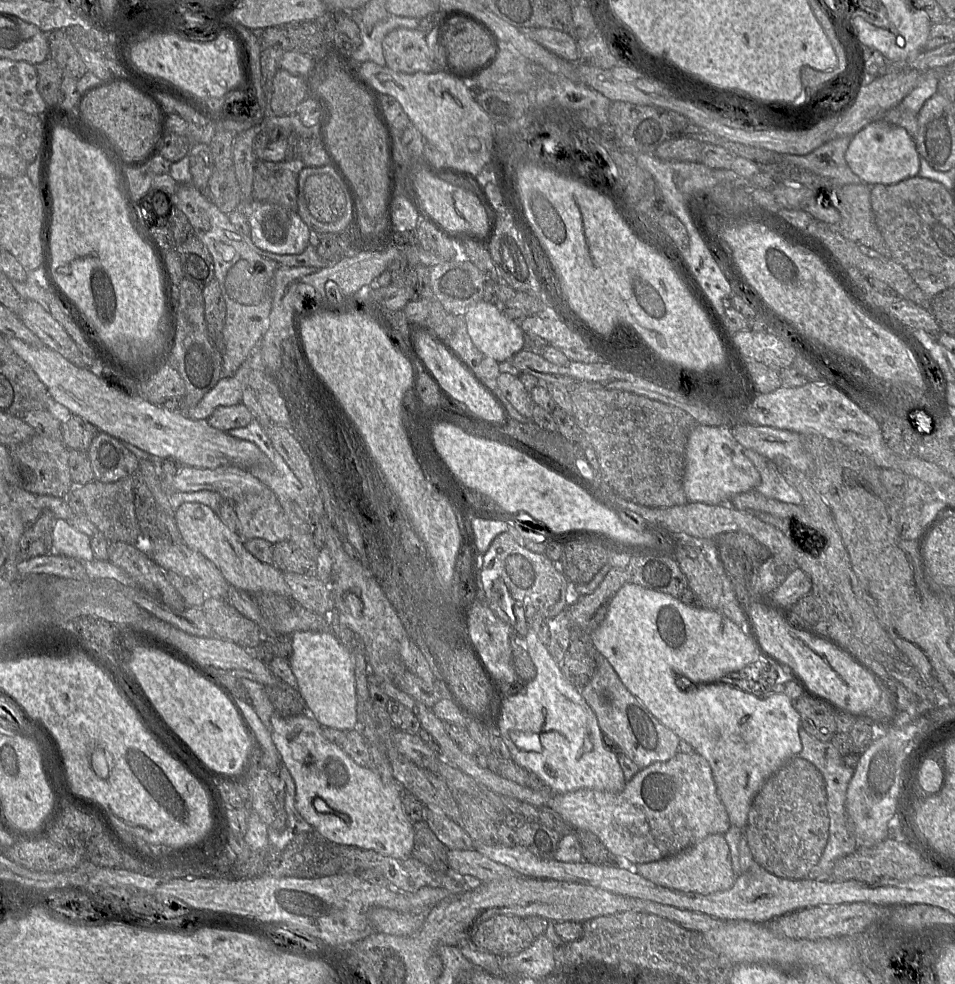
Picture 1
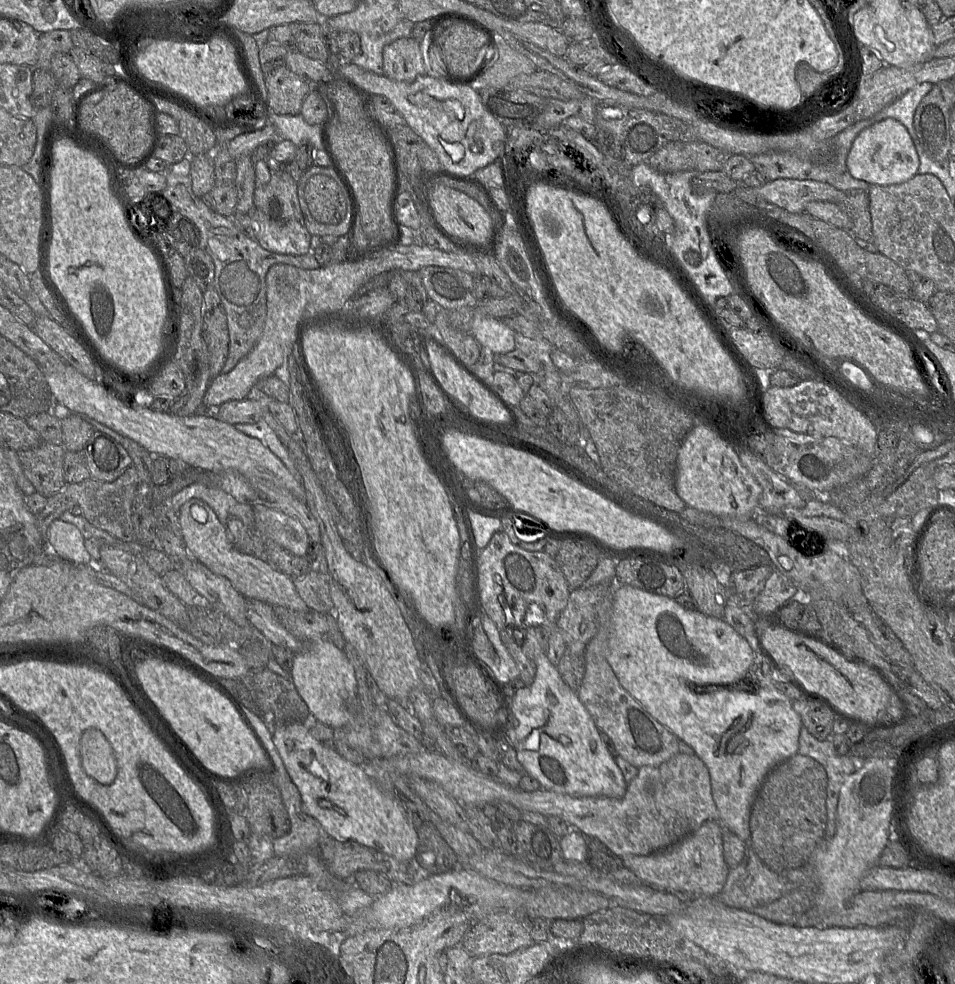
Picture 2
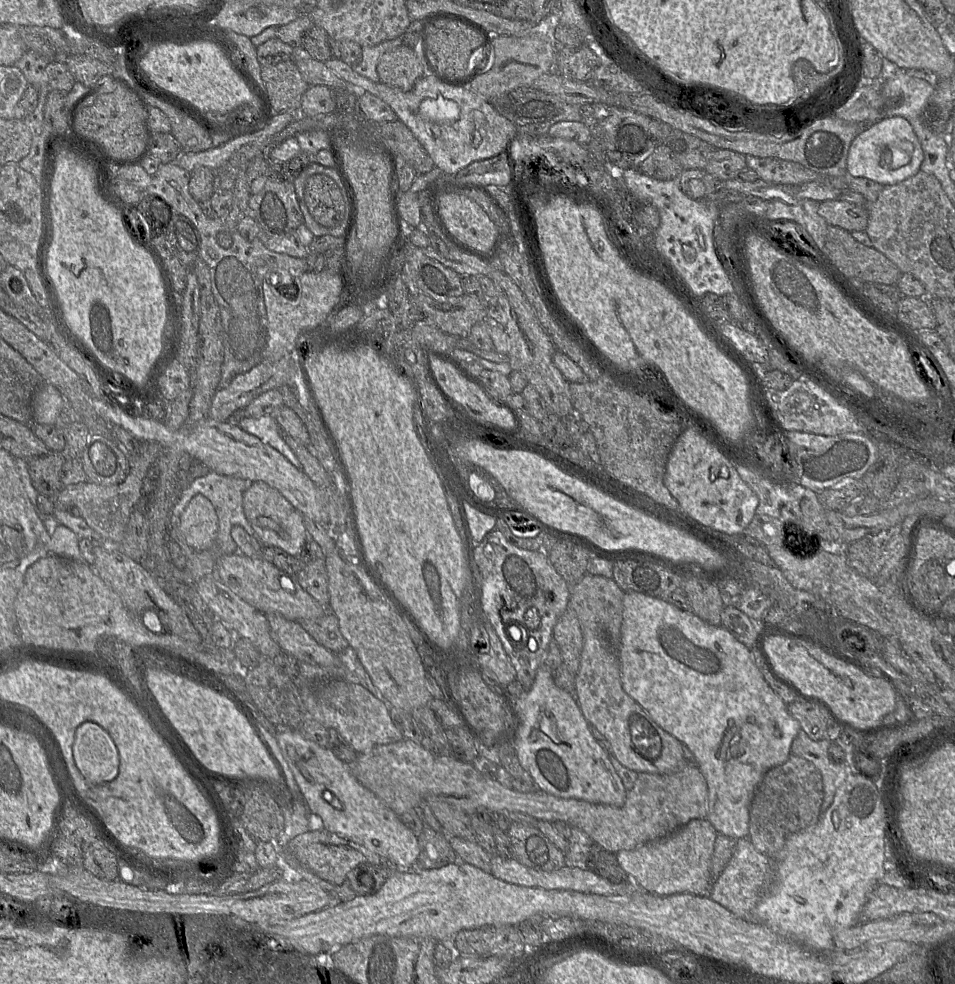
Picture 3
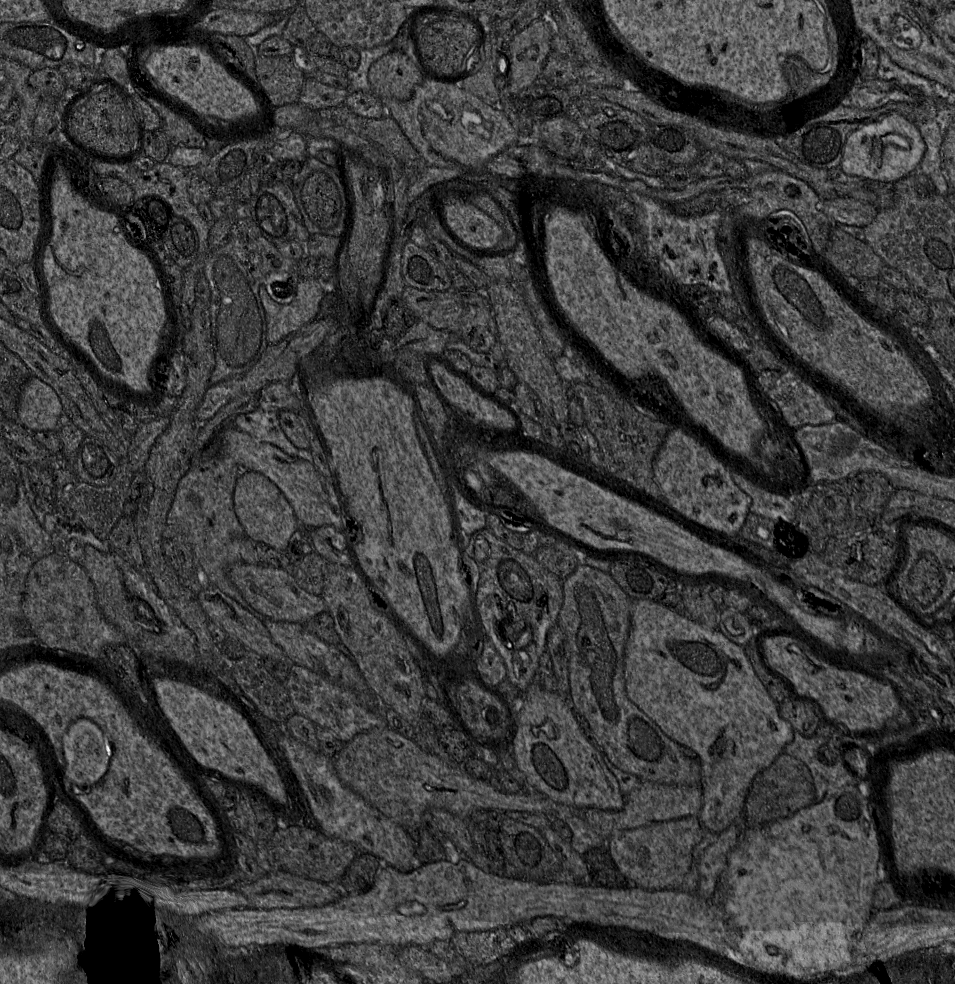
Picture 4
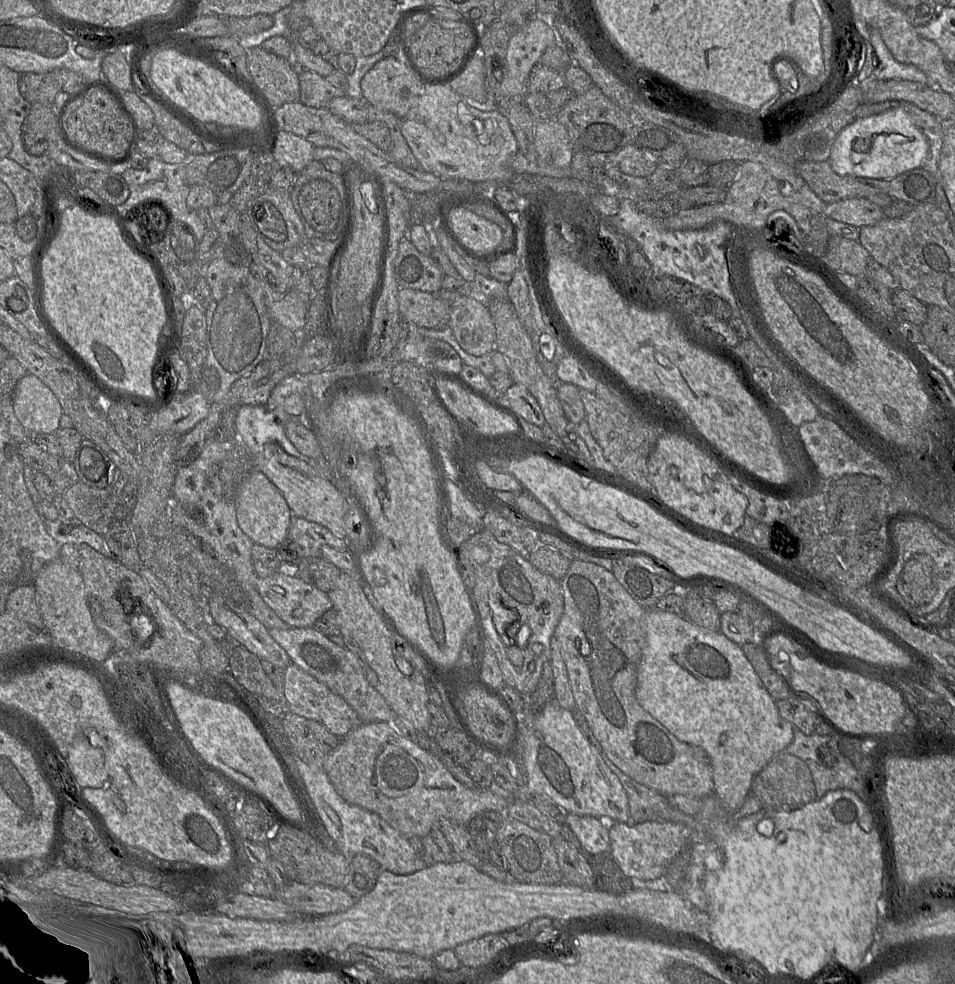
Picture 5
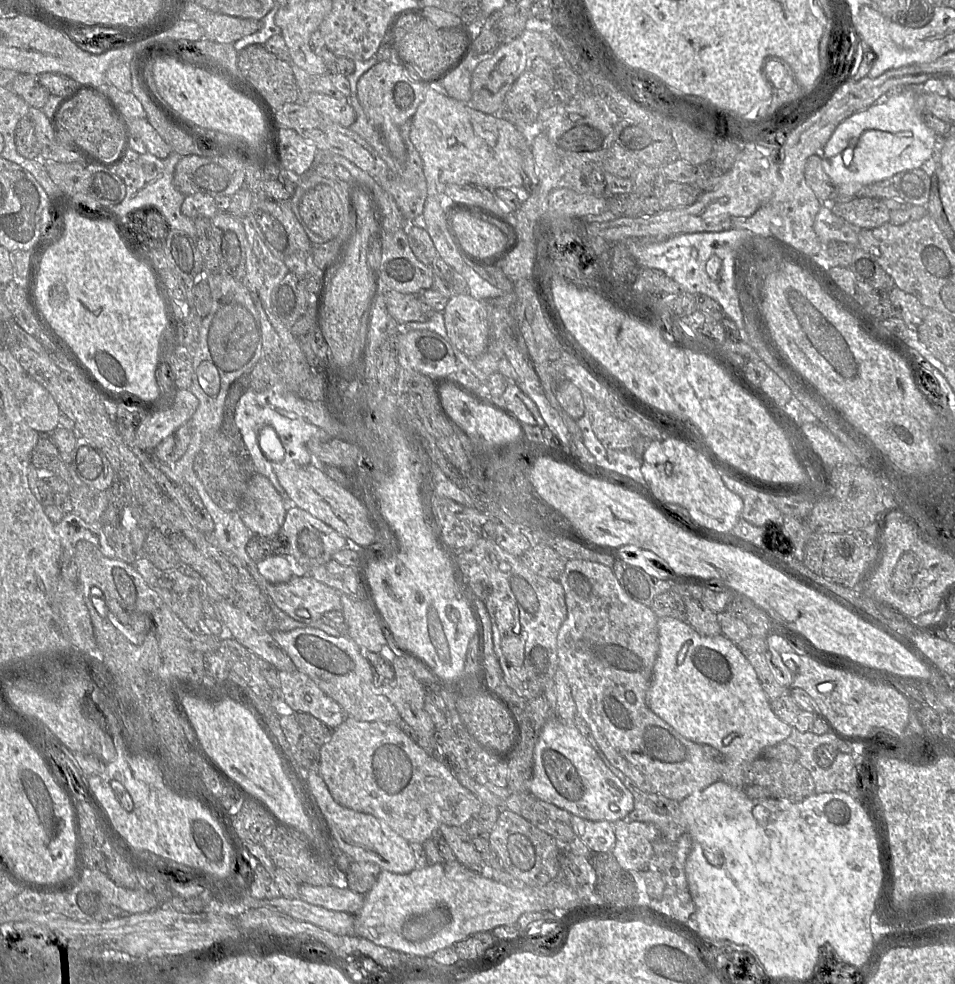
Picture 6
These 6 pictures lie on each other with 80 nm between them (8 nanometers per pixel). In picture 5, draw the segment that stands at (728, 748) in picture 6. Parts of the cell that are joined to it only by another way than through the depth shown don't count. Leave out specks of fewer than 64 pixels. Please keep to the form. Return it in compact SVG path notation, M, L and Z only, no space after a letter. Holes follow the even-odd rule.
M646 608L645 646L637 671L638 703L679 741L705 750L713 773L713 794L729 812L735 812L751 793L754 777L792 742L793 726L781 718L741 645L721 631L707 630L688 618Z

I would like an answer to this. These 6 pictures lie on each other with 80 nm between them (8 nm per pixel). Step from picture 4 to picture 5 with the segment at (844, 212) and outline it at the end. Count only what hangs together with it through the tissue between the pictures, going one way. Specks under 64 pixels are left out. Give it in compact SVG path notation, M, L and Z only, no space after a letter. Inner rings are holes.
M864 197L825 204L824 213L828 218L858 228L872 226L885 218L883 209Z

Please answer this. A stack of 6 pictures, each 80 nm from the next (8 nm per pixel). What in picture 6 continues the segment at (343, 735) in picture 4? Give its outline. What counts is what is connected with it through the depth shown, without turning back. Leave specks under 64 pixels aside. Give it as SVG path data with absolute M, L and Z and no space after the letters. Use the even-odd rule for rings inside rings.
M279 671L279 680L286 710L309 713L330 729L347 718L342 707L301 671Z

